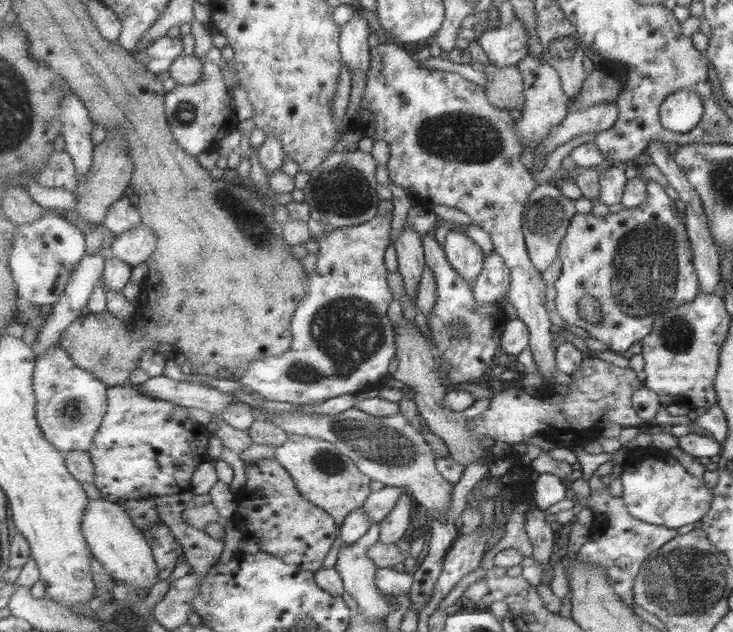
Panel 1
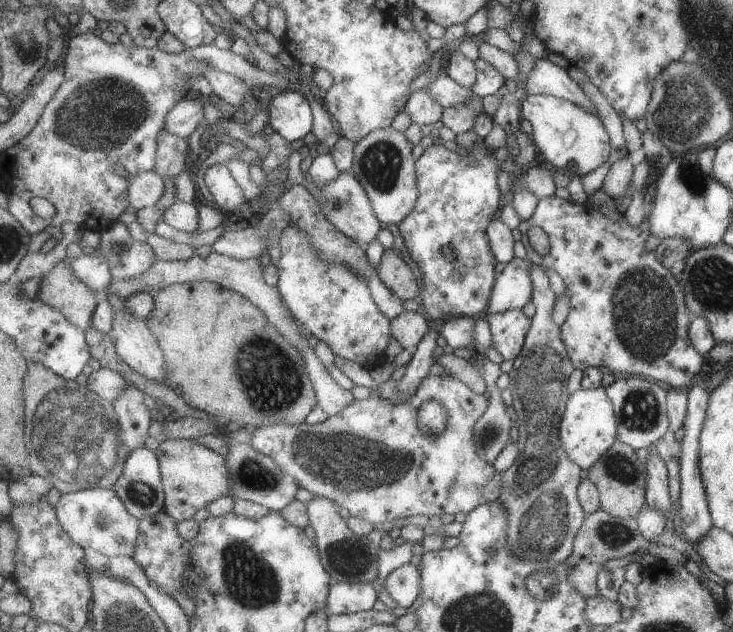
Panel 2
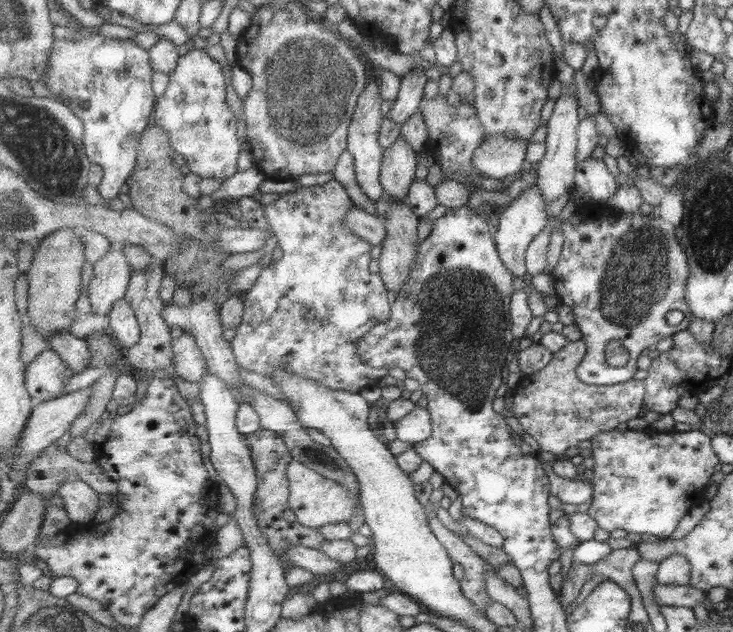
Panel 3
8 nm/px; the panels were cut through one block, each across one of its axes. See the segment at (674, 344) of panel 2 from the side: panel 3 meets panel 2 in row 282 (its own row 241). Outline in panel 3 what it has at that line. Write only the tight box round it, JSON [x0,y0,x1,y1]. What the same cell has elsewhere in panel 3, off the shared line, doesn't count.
[551,200,693,386]

